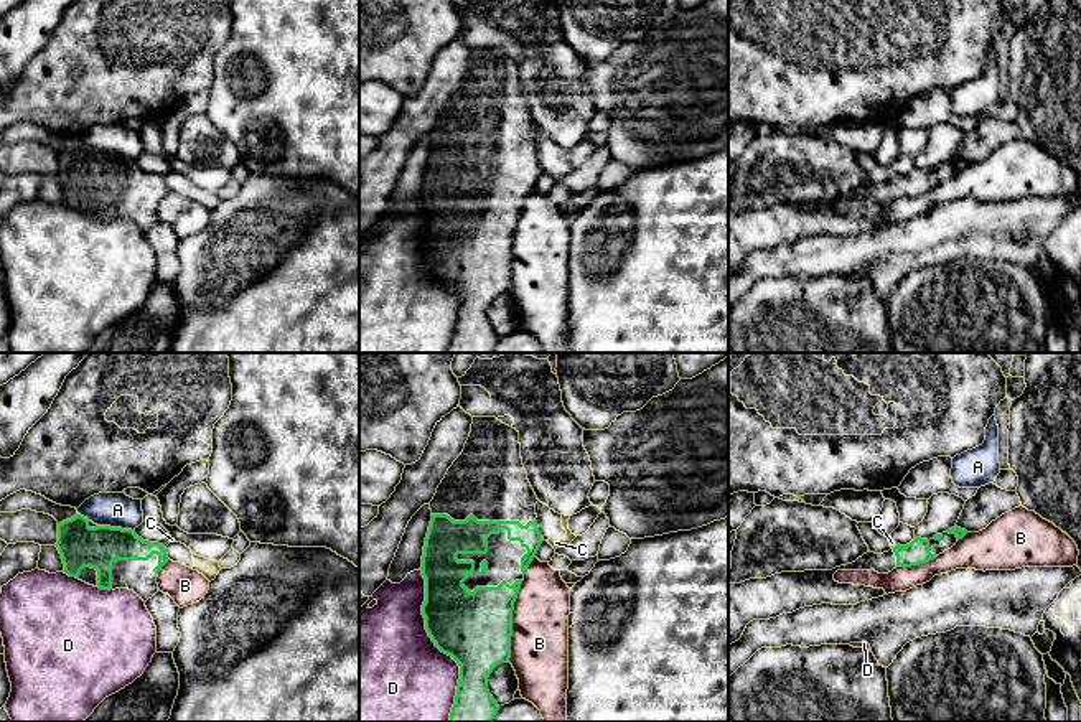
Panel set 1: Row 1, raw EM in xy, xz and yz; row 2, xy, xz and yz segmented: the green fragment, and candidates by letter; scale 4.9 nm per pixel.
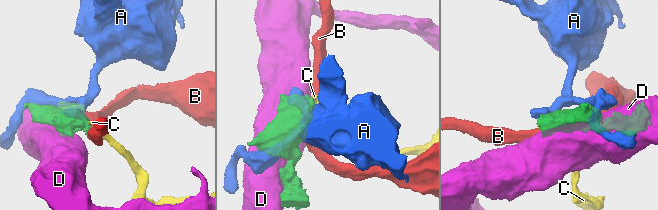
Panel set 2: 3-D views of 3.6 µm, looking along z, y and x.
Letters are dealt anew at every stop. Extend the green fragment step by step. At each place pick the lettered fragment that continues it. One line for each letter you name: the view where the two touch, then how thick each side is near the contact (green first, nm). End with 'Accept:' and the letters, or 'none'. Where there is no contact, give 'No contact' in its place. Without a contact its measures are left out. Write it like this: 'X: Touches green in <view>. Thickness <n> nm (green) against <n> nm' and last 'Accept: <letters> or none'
Accept: none

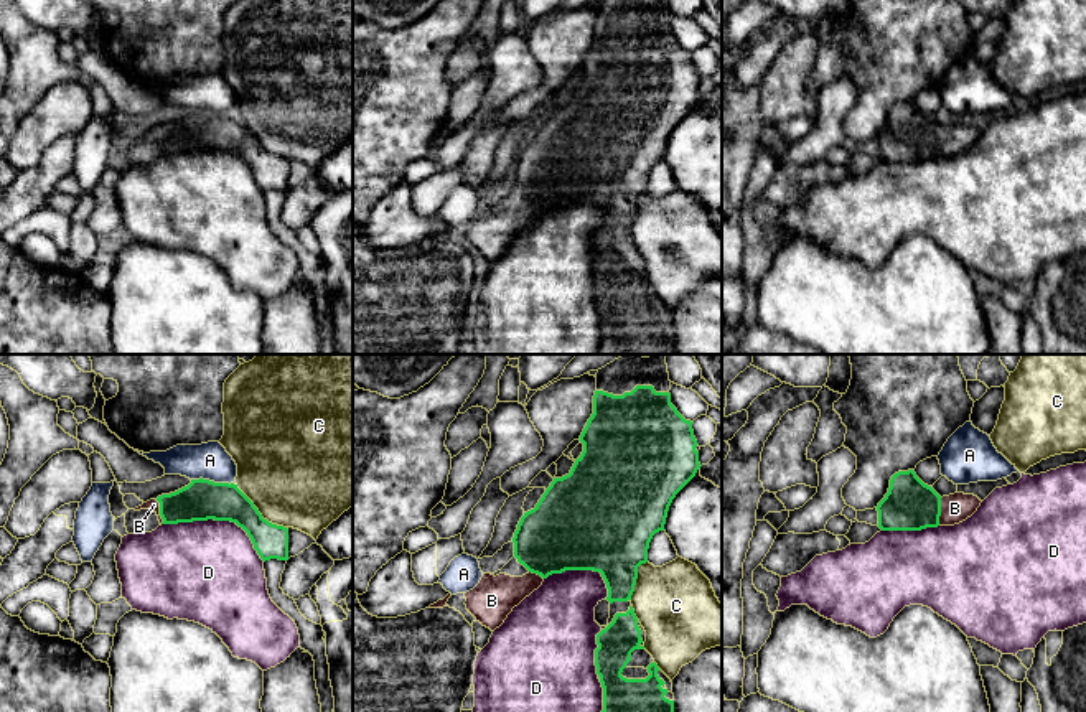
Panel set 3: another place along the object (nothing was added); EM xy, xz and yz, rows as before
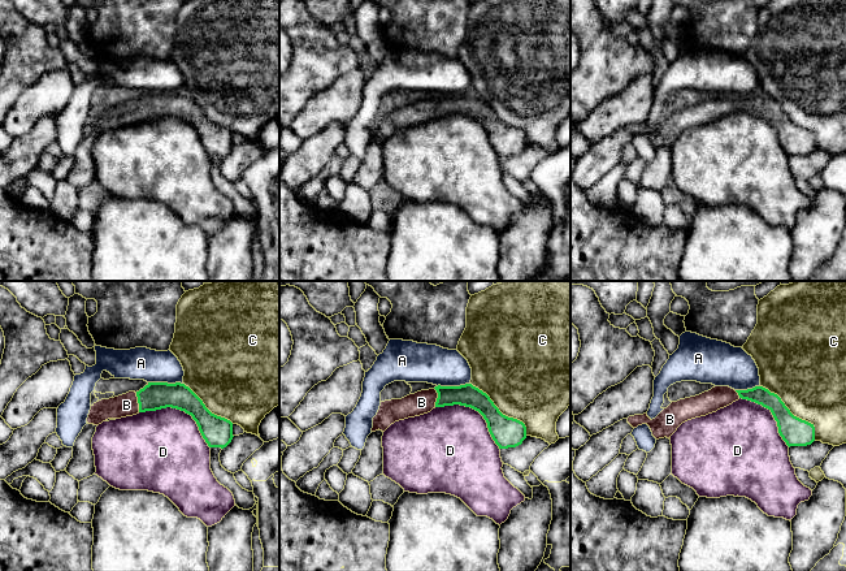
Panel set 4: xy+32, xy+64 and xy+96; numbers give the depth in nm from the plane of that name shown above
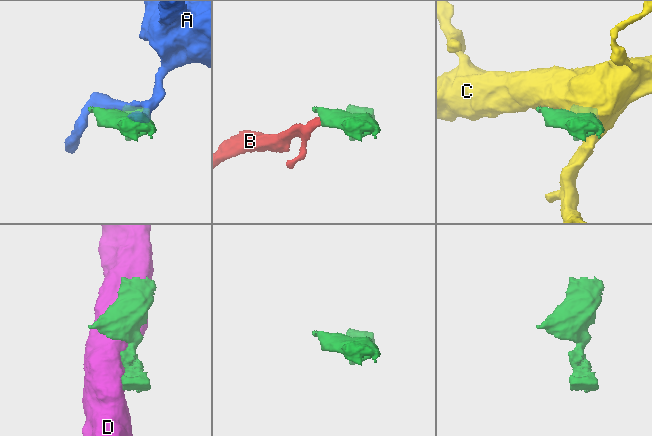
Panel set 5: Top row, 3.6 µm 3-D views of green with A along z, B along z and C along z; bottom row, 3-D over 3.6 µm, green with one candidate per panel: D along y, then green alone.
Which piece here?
B: Touches green in yz. Thickness 260 nm (green) against 140 nm
Accept: B

